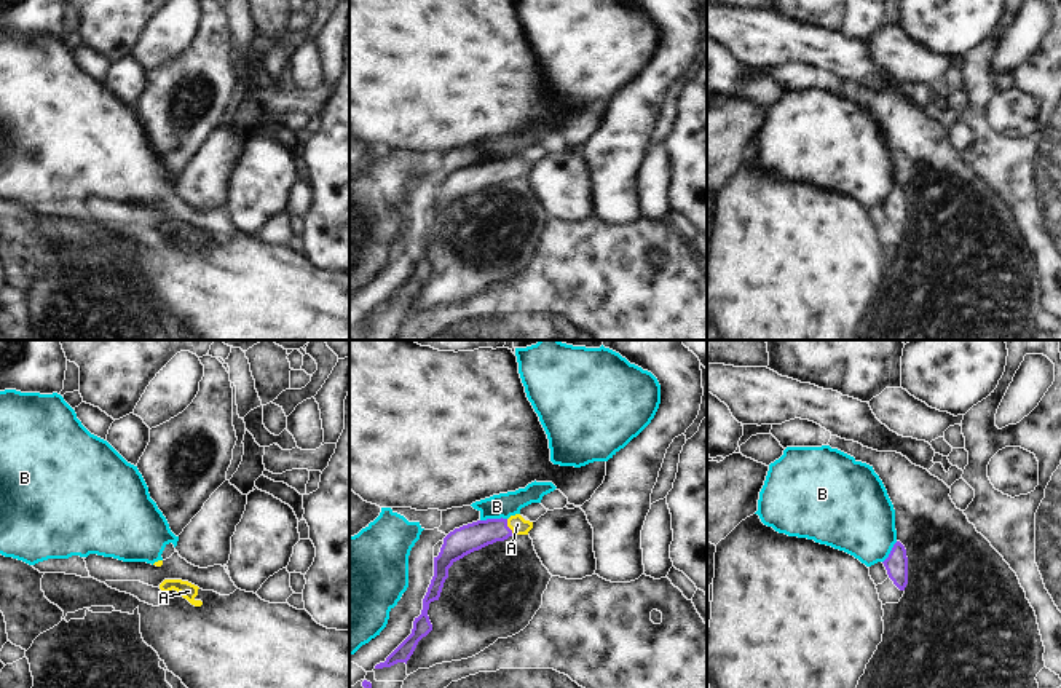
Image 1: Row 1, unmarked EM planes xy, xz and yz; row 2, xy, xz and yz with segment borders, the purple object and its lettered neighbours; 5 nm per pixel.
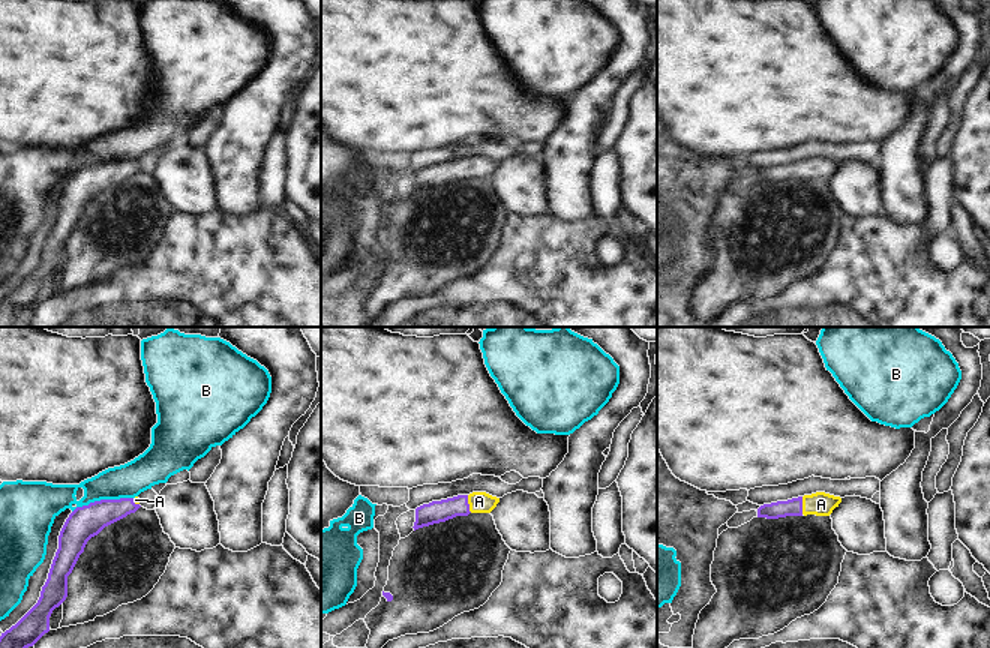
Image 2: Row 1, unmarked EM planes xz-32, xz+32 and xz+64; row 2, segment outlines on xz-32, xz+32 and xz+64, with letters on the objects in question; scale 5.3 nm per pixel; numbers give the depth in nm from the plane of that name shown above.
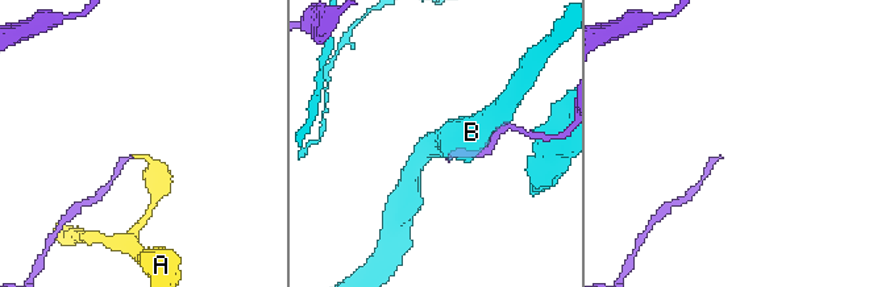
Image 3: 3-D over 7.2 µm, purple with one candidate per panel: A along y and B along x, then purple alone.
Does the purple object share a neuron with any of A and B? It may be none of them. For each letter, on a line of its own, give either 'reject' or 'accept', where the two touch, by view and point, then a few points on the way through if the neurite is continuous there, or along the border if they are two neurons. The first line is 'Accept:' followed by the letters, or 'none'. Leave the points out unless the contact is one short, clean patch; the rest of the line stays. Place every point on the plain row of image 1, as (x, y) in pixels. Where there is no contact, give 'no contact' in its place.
Accept: A
A: accept; meets purple in xz at (508, 170); runs through xz (473, 179), (508, 170), (517, 166)
B: reject; meets purple in xz at (493, 162)

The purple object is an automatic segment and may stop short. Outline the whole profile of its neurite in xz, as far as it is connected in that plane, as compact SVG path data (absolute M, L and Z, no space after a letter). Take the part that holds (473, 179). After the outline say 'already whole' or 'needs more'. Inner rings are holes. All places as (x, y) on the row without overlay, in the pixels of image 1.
M520 156L509 161L477 163L460 171L455 171L444 180L444 187L437 200L434 200L434 219L423 241L423 252L413 263L412 276L375 311L391 310L397 305L405 305L413 297L418 284L432 273L428 259L429 246L439 243L448 211L464 198L479 193L496 184L504 184L512 177L528 177L533 164L525 163Z; needs more

